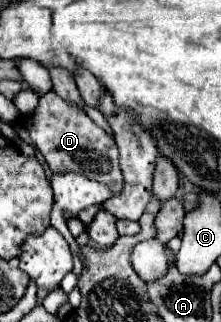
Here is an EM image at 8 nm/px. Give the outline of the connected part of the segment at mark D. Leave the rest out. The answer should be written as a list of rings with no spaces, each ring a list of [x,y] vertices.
[[[54,91],[40,97],[40,105],[30,121],[26,121],[34,147],[44,155],[52,173],[80,173],[88,179],[100,181],[114,189],[114,195],[122,191],[122,171],[118,167],[118,147],[114,139],[100,129],[82,109],[74,109],[68,101],[62,101]]]

